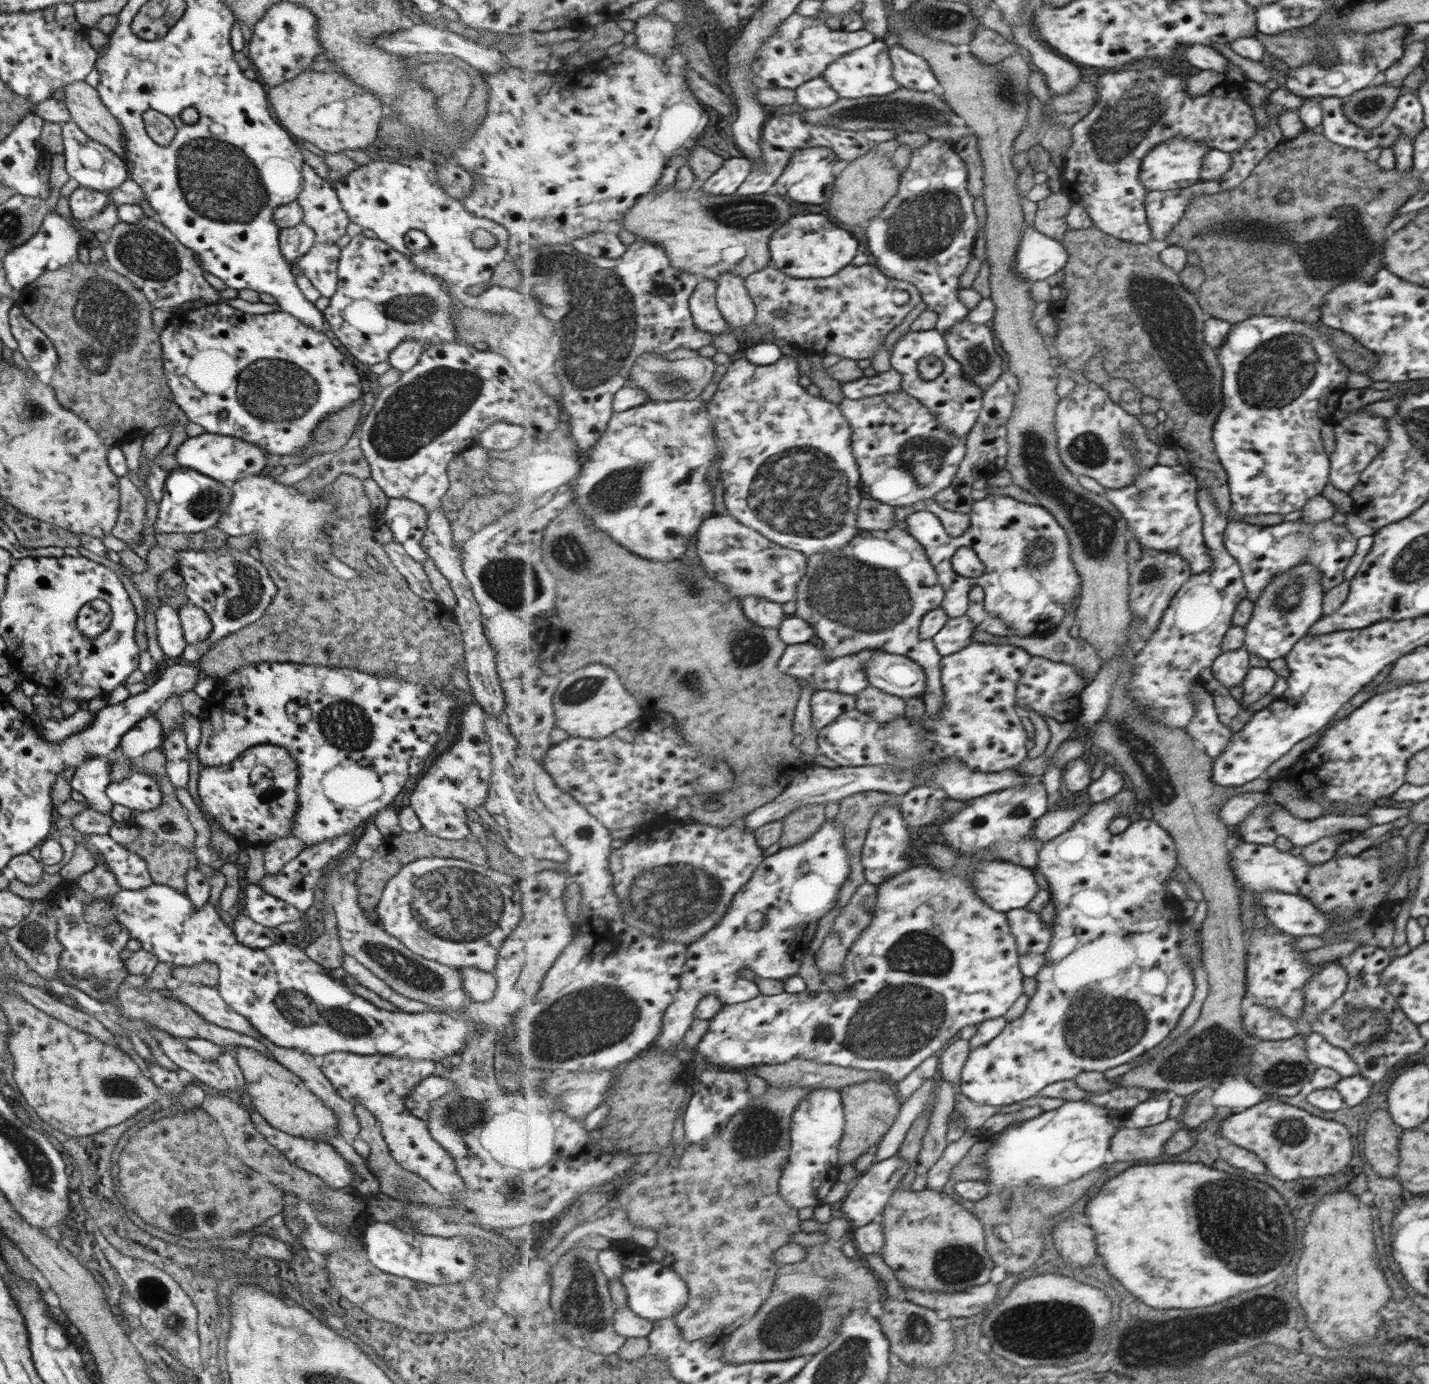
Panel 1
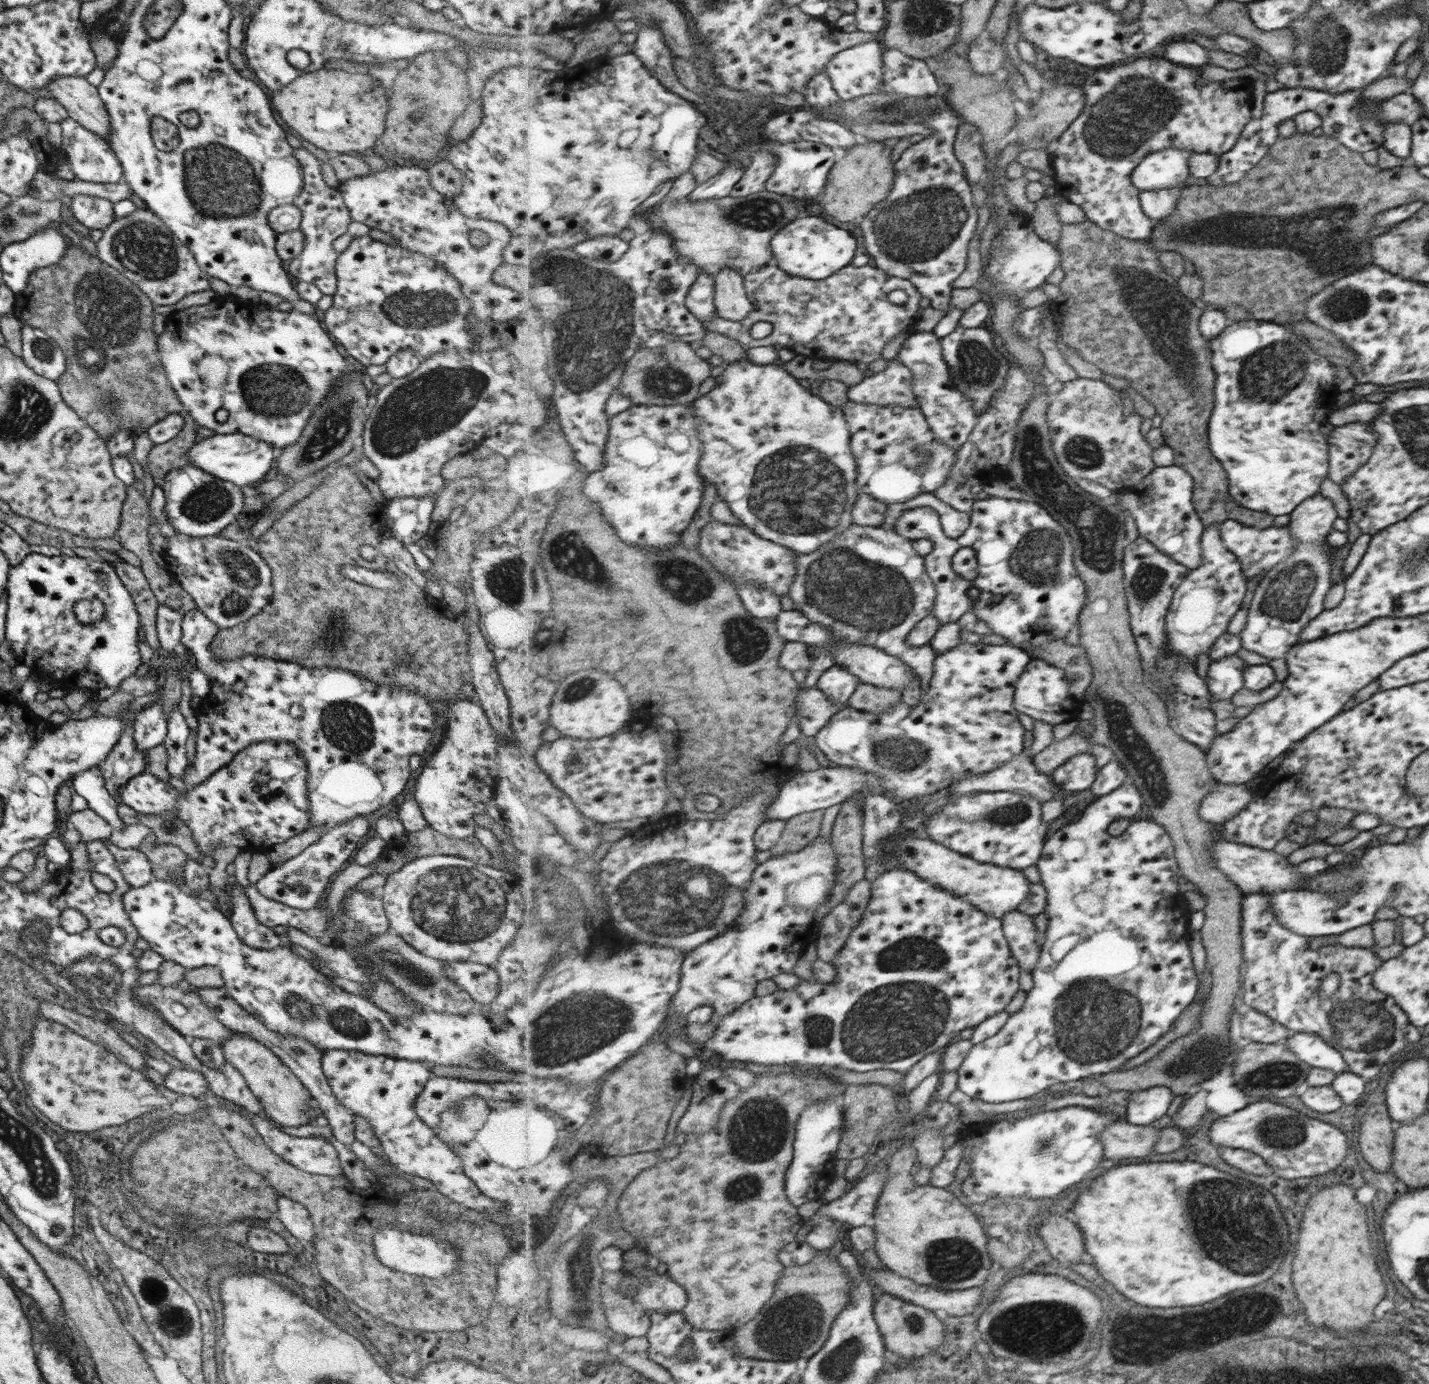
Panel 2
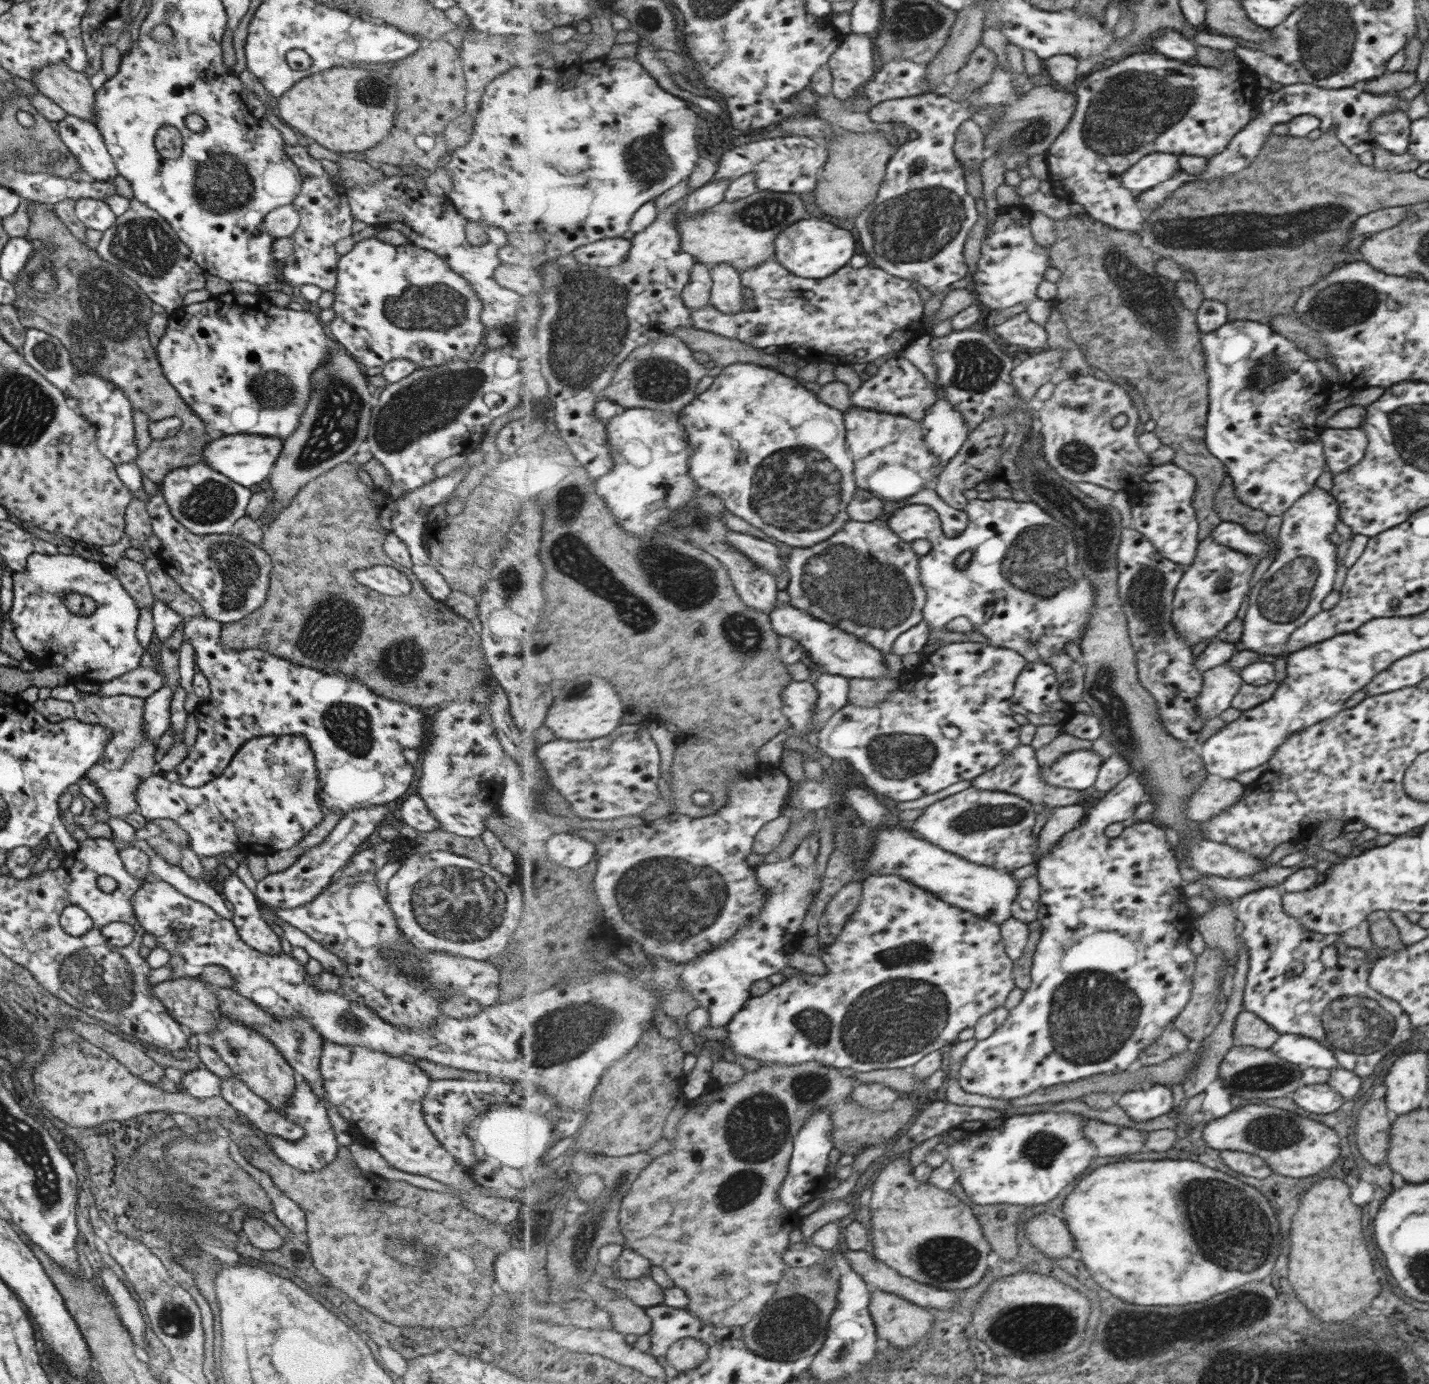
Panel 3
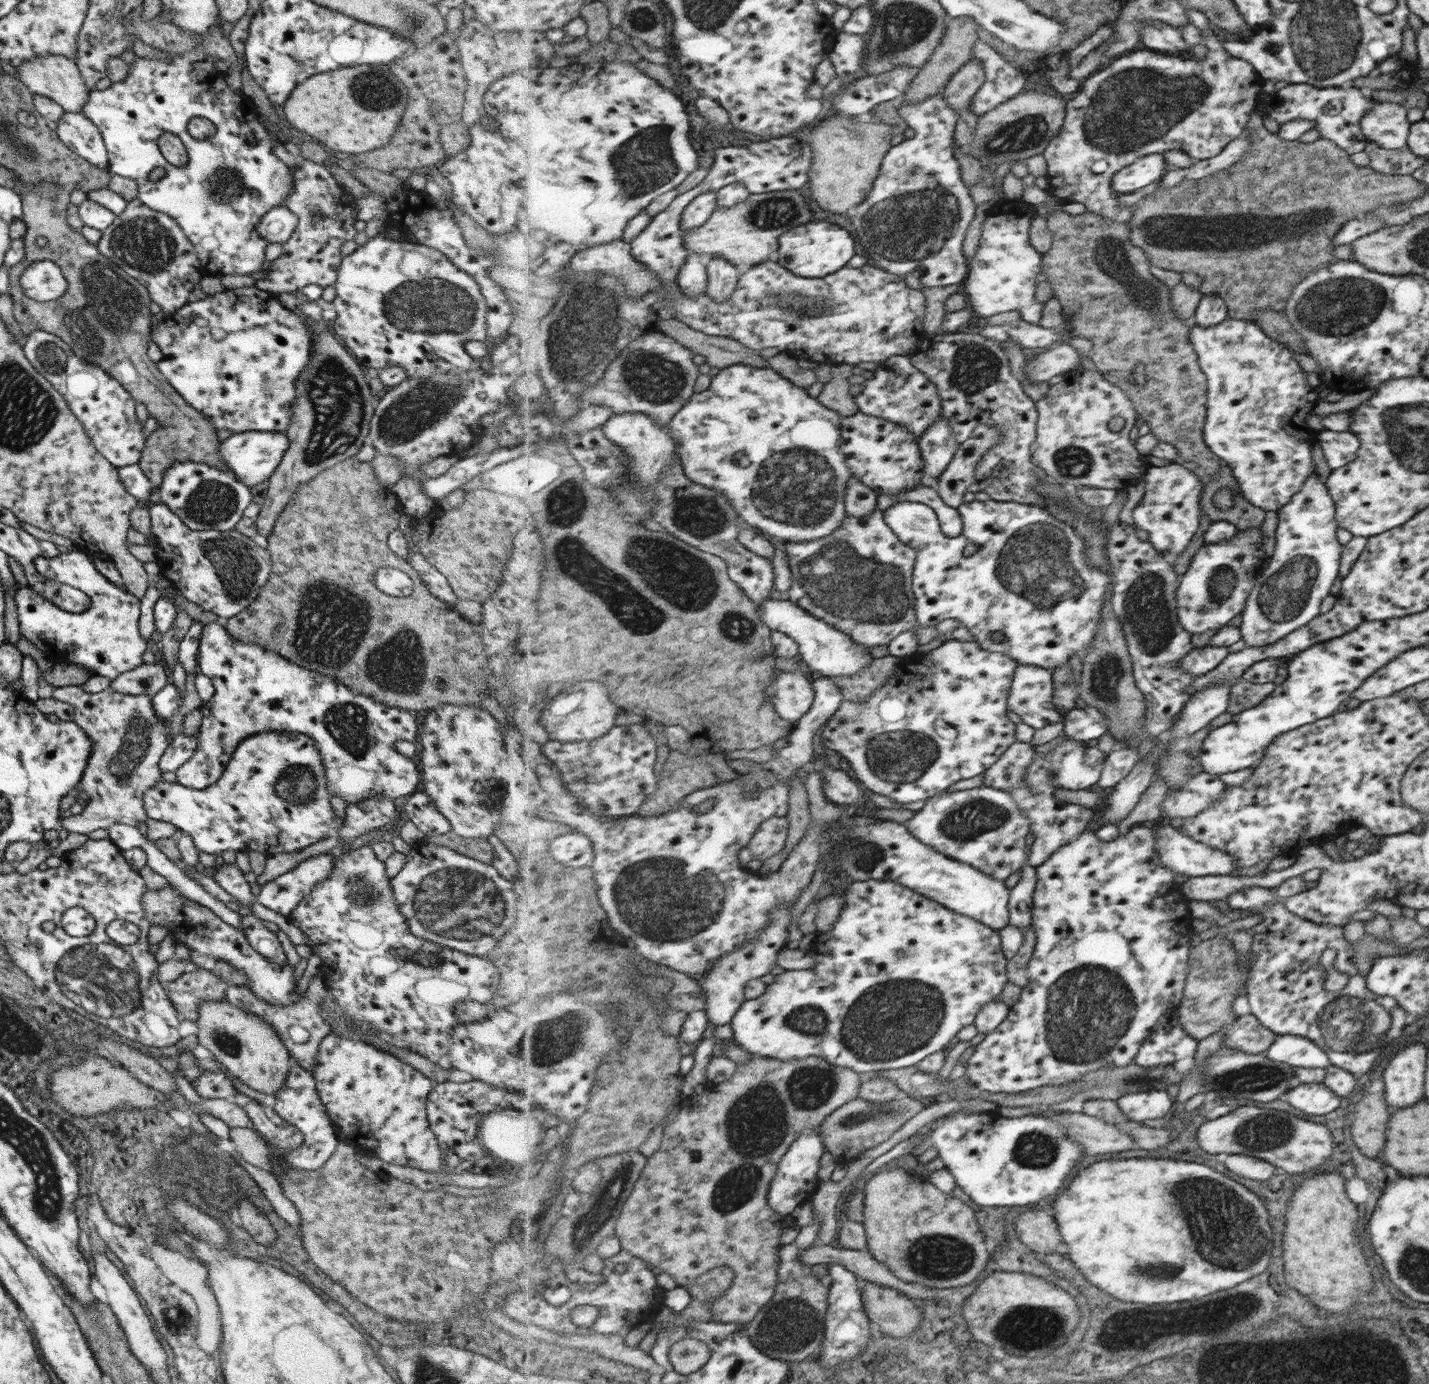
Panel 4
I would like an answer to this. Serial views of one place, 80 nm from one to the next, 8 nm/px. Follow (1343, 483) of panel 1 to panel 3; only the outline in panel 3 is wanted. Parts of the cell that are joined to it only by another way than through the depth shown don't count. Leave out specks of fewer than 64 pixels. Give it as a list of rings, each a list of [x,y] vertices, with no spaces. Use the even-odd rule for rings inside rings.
[[[1359,428],[1324,429],[1322,443],[1327,469],[1332,476],[1358,465],[1366,456],[1366,448],[1369,445],[1366,432]]]

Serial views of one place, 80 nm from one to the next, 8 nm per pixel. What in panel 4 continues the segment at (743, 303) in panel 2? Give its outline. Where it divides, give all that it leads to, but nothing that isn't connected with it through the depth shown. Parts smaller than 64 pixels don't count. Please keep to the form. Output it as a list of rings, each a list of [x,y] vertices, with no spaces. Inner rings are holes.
[[[709,258],[708,287],[706,292],[716,301],[725,302],[737,288],[740,276],[739,270],[726,258]]]

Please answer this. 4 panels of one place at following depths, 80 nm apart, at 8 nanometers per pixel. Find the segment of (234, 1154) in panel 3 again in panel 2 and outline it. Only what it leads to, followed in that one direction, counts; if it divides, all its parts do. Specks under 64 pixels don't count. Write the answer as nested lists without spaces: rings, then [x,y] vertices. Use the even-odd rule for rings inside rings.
[[[282,1197],[276,1198],[276,1212],[281,1224],[295,1239],[307,1240],[314,1245],[313,1224],[309,1220],[308,1210],[298,1202]]]

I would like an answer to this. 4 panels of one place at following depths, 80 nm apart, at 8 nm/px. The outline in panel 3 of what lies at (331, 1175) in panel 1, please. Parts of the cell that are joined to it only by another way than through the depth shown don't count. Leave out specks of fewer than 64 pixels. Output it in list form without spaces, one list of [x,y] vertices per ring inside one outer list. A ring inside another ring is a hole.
[[[295,1074],[294,1093],[291,1094],[287,1099],[286,1105],[281,1109],[282,1116],[290,1123],[298,1124],[305,1131],[305,1134],[298,1141],[293,1142],[284,1141],[283,1138],[275,1136],[267,1136],[267,1142],[270,1142],[271,1151],[274,1152],[275,1156],[289,1166],[306,1173],[319,1171],[330,1162],[333,1162],[337,1149],[333,1143],[332,1126],[330,1125],[326,1108],[322,1100],[313,1094],[303,1077]]]

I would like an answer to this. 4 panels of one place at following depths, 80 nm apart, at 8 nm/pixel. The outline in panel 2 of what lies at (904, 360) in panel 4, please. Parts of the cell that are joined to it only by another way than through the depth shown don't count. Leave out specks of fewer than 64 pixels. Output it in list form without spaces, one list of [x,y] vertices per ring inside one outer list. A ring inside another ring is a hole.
[[[897,358],[887,362],[883,371],[875,373],[857,386],[849,388],[850,401],[883,407],[919,407],[913,388],[914,372]]]

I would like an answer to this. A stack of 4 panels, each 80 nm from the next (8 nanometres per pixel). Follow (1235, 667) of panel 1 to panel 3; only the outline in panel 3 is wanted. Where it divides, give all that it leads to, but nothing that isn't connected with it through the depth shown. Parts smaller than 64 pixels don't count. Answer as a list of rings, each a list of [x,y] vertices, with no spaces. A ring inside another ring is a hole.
[[[1226,662],[1202,673],[1202,690],[1197,698],[1197,713],[1202,718],[1217,717],[1231,706],[1231,699],[1243,683],[1237,671]]]

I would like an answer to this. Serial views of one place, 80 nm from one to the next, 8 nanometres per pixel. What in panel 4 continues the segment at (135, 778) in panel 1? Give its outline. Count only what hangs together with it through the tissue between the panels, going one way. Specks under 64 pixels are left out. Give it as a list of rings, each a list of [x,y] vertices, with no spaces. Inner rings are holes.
[[[269,731],[249,735],[238,742],[220,777],[207,788],[193,790],[160,779],[143,792],[141,802],[147,818],[169,822],[179,832],[187,833],[198,852],[219,856],[223,850],[254,850],[270,856],[296,852],[320,838],[335,835],[344,820],[334,817],[329,798],[328,782],[314,742],[304,734]]]

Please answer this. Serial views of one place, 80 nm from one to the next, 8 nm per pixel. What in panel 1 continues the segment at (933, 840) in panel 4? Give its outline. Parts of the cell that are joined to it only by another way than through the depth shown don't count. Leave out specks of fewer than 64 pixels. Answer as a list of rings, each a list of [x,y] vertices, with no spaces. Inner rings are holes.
[[[1033,777],[1025,784],[969,799],[964,809],[951,814],[949,819],[939,824],[939,832],[953,849],[970,854],[998,850],[998,858],[1001,861],[1032,869],[1038,865],[1042,847],[1038,840],[1034,839],[1032,832],[1036,820],[1046,815],[1047,802],[1047,788],[1042,777]]]

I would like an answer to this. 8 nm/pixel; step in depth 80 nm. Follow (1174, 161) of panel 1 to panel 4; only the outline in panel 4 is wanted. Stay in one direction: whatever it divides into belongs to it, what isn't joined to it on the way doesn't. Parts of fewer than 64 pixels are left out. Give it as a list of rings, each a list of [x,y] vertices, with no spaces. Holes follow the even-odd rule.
[[[1159,153],[1138,158],[1133,164],[1113,175],[1113,191],[1125,195],[1135,190],[1147,190],[1167,174],[1167,172],[1163,174],[1167,164],[1164,155]]]

